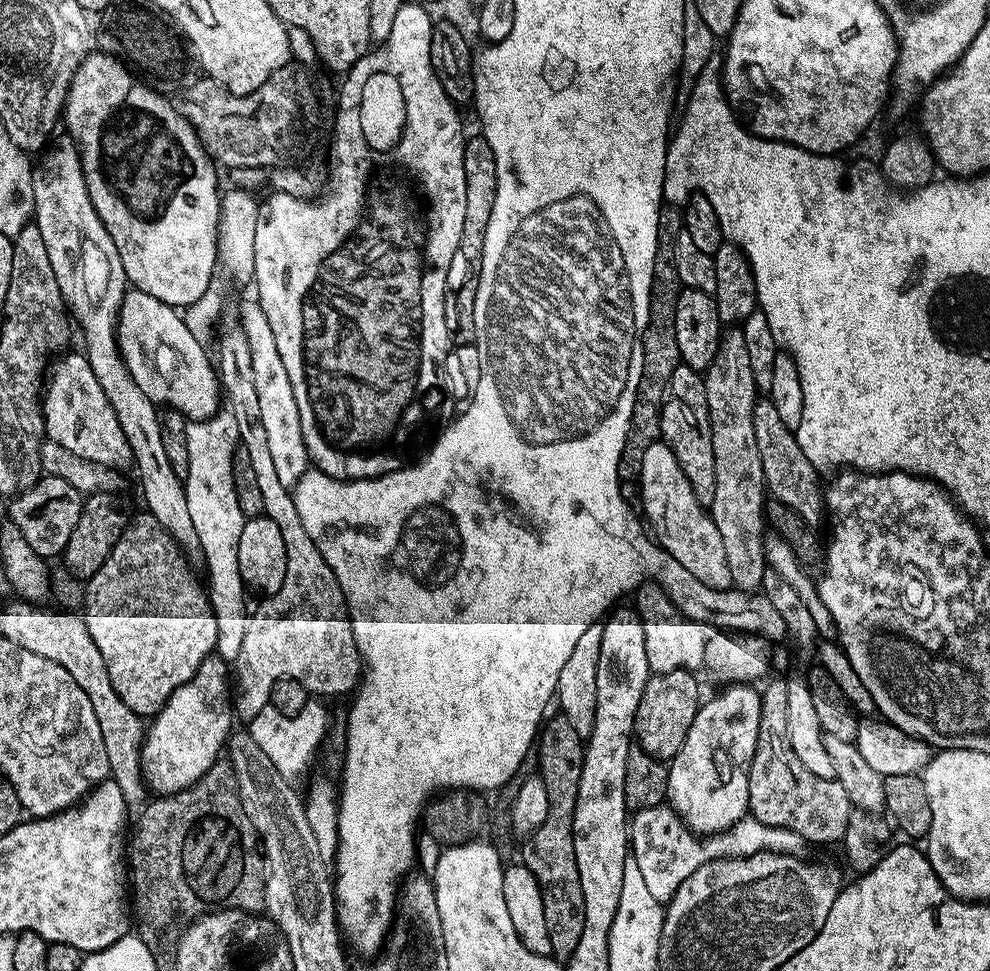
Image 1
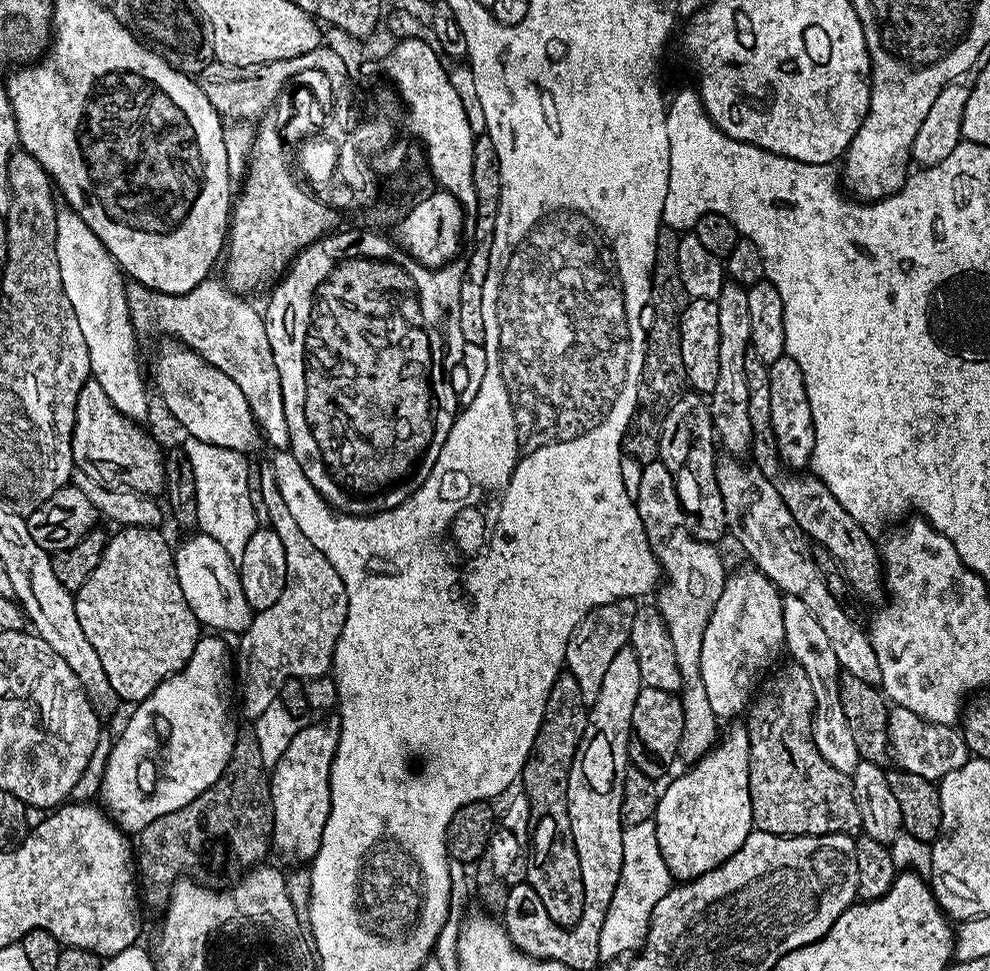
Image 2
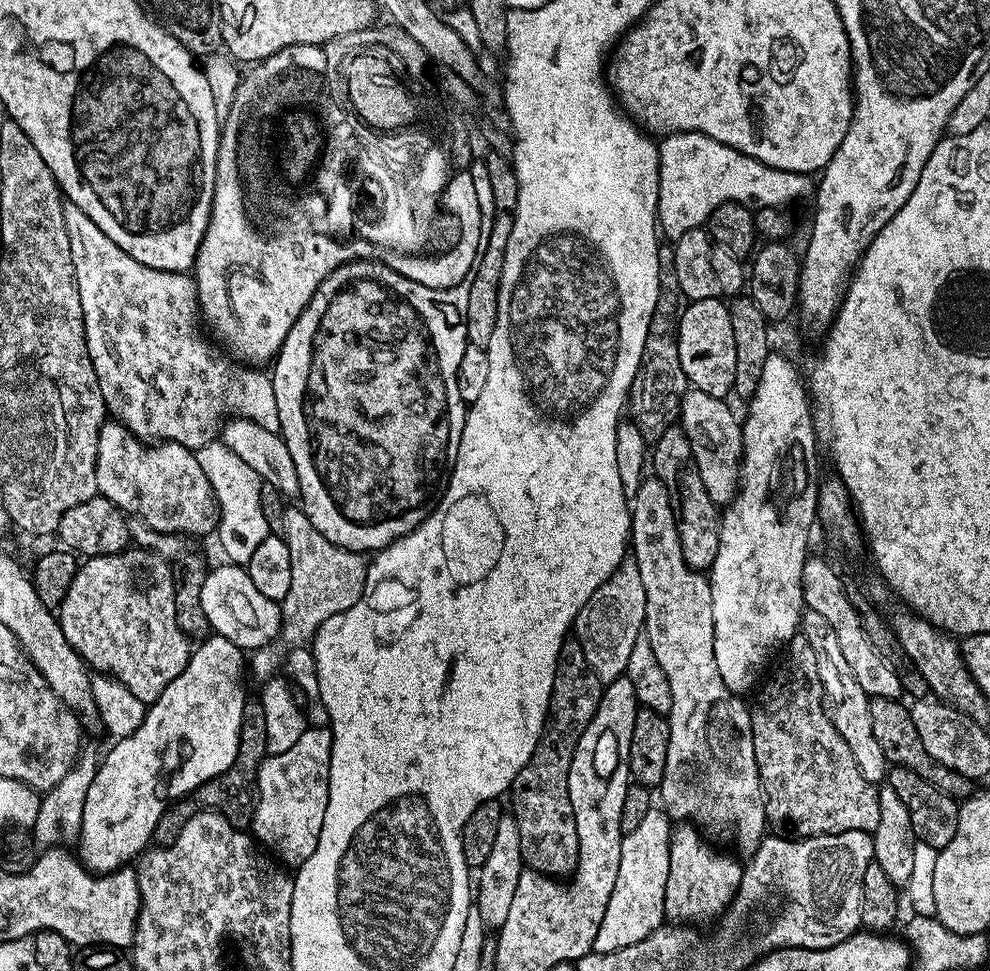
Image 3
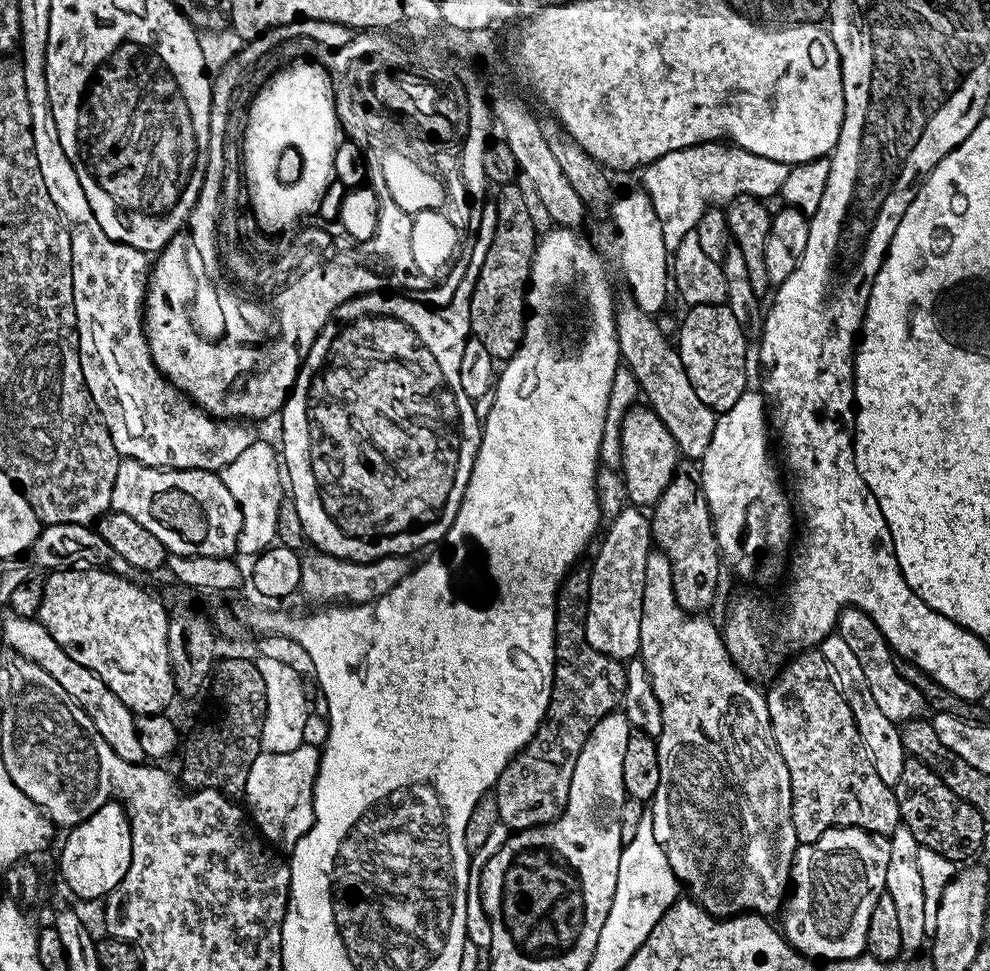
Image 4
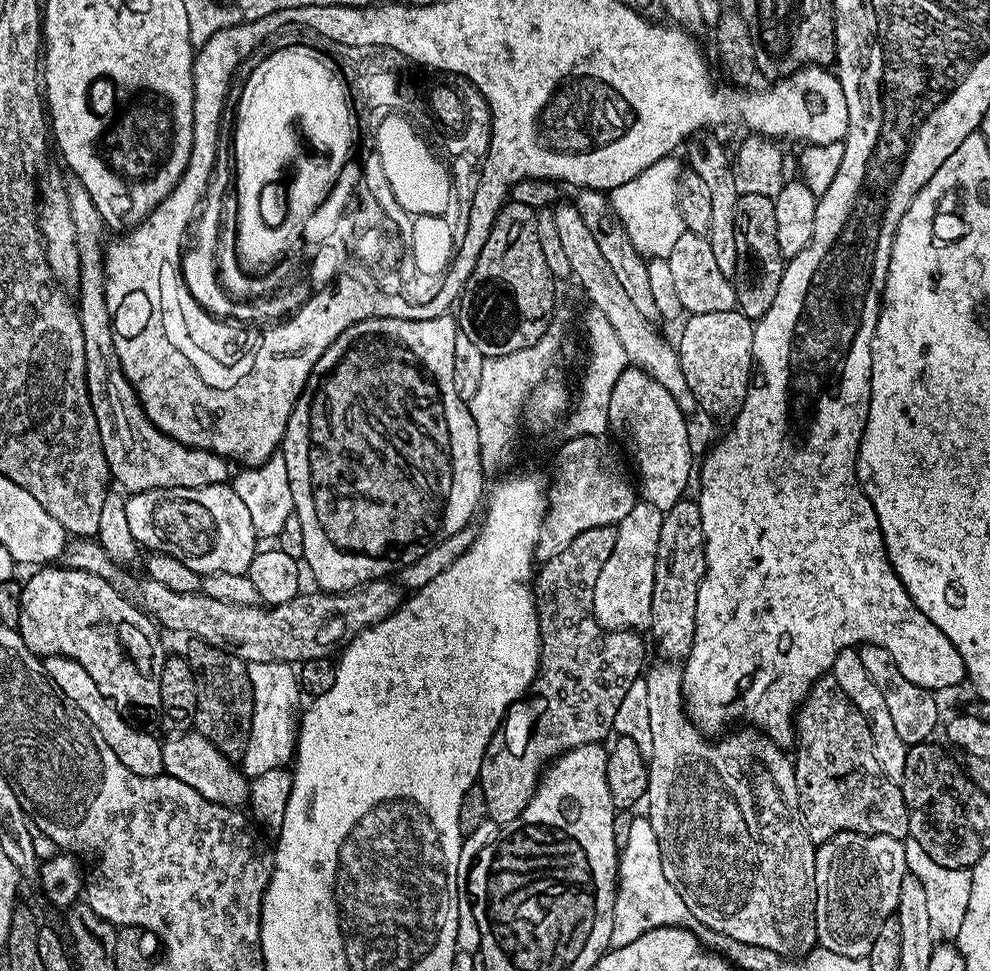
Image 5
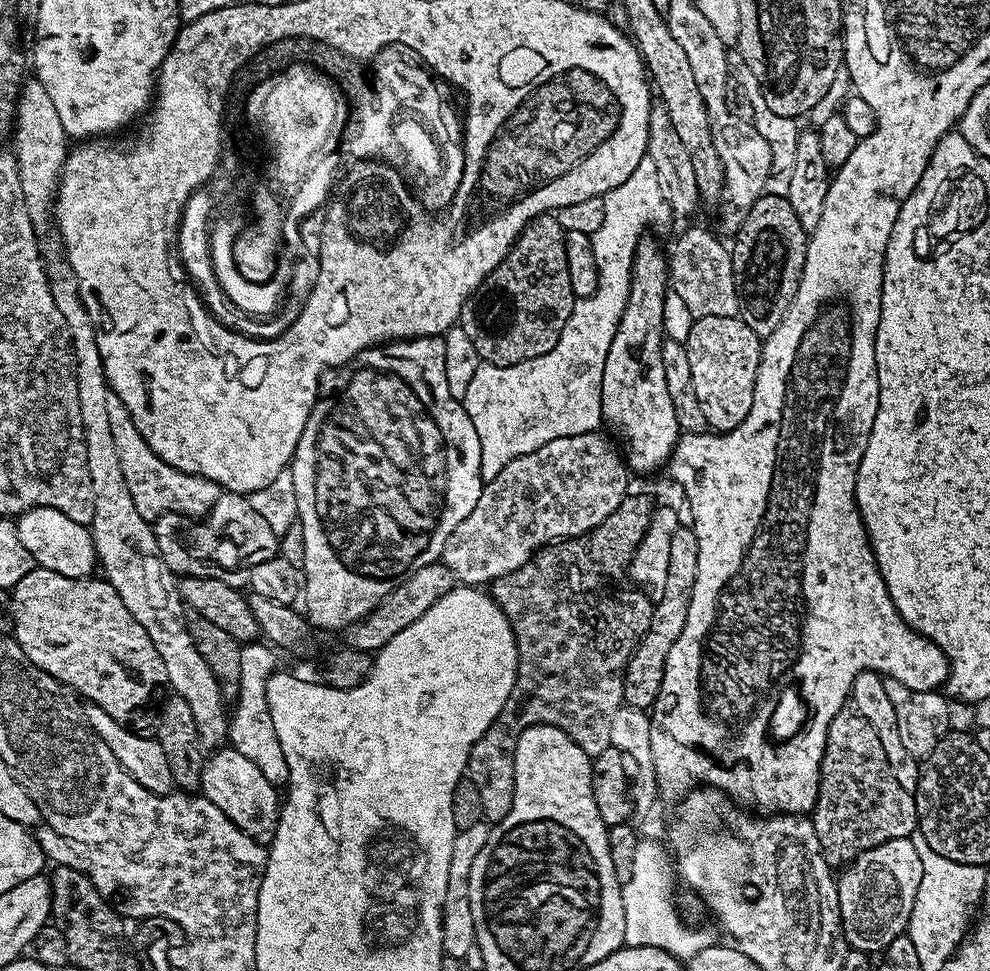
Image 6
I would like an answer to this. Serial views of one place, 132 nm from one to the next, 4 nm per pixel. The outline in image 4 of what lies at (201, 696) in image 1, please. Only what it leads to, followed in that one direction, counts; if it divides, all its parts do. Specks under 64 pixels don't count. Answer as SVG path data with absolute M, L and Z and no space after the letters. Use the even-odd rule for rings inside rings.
M120 802L103 804L90 818L67 829L64 849L60 852L60 876L64 884L80 900L103 901L112 891L121 887L132 865L132 831L128 825L125 805Z

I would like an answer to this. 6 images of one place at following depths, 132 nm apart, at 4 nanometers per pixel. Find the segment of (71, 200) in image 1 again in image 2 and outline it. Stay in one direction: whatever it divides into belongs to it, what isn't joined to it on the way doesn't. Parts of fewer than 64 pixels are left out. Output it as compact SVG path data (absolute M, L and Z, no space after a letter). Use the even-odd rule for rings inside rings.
M67 206L61 207L56 214L56 240L54 242L54 250L58 258L58 274L62 274L62 290L66 290L66 298L70 298L70 306L74 310L74 318L78 318L78 327L82 330L82 339L86 342L86 350L90 350L92 376L98 382L98 386L102 386L106 398L110 398L112 405L114 405L126 419L144 422L144 419L148 416L148 392L144 389L144 380L140 377L140 364L136 361L136 336L138 336L138 332L137 329L133 328L132 315L128 312L126 282L122 277L119 264L117 264L114 257L106 250L106 246L102 246L98 234L94 234L94 230L90 230L90 226L86 226L86 222L82 222L80 215L78 215L77 212L73 212L72 209Z

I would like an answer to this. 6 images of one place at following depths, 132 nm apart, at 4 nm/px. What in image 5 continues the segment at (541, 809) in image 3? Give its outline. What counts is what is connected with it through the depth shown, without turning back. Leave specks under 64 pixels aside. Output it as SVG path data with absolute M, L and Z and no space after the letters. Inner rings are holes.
M613 526L586 530L566 550L543 561L535 573L540 666L530 688L536 691L536 701L527 704L521 698L509 707L500 730L486 746L480 767L478 787L486 794L488 819L497 826L514 822L526 810L530 790L539 784L549 762L571 748L599 744L613 735L614 714L626 690L645 671L643 635L636 630L610 632L592 613L594 582L614 550L615 538Z

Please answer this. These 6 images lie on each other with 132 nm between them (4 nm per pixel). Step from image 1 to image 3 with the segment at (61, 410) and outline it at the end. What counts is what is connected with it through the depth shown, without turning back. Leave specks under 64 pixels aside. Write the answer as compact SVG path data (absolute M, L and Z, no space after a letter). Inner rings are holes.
M105 422L100 427L96 451L96 491L115 504L123 513L144 520L145 524L160 532L175 532L187 538L215 533L218 523L216 495L193 449L169 440L149 446L139 436L119 422Z

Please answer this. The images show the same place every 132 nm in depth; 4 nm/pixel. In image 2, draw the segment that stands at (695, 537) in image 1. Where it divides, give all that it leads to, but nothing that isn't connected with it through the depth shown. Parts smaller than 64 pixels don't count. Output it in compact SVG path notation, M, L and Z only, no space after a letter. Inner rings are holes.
M660 459L649 460L643 465L635 502L642 518L642 526L646 530L646 538L658 558L664 579L655 593L654 604L666 622L670 642L674 642L674 654L678 658L678 670L684 683L684 725L679 759L695 762L711 751L718 740L718 717L714 710L710 710L710 698L706 698L706 686L702 686L700 655L710 614L718 598L722 598L726 579L724 560L720 557L721 549L717 545L707 544L692 536L688 528L688 517L684 515L684 507L680 505L676 493L674 478Z

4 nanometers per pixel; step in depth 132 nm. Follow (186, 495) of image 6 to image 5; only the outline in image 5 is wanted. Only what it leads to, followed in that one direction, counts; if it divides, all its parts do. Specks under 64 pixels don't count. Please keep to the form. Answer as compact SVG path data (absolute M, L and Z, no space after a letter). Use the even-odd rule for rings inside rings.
M72 178L67 181L66 184L68 190L68 197L70 198L70 214L74 218L74 230L76 231L76 241L78 242L78 254L80 255L80 287L78 289L78 313L80 316L80 325L84 331L84 349L86 350L86 378L88 380L88 397L92 403L92 409L94 410L94 418L98 422L98 434L102 438L102 450L106 454L106 462L108 463L108 470L113 481L116 480L125 488L125 493L131 494L134 492L145 492L146 490L154 490L155 488L201 488L202 486L214 486L215 484L227 484L230 480L230 472L228 476L228 467L230 467L229 461L225 457L214 454L213 452L207 452L201 448L191 448L185 444L180 444L174 438L170 438L162 430L158 430L158 426L154 426L154 422L150 422L150 418L144 413L144 408L140 405L140 399L136 396L135 390L132 388L132 384L126 378L126 374L122 370L122 366L118 362L118 354L114 350L114 338L112 337L112 319L110 314L106 310L106 298L104 297L104 252L102 251L102 244L100 248L99 240L100 235L106 232L106 225L104 220L98 214L98 210L94 206L94 202L90 198L90 194L86 190L86 186L80 183L79 180Z

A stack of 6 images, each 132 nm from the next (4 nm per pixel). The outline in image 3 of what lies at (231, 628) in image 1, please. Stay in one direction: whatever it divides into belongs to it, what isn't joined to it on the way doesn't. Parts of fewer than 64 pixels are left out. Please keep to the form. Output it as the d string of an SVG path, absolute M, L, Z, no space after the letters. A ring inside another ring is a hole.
M213 442L202 446L196 457L202 468L202 474L212 487L216 495L218 509L218 523L214 533L215 539L220 539L220 548L225 552L231 563L246 566L253 557L254 550L270 534L266 514L262 514L262 498L260 489L262 481L256 469L248 465L247 460L238 458L234 450L230 450L222 442Z

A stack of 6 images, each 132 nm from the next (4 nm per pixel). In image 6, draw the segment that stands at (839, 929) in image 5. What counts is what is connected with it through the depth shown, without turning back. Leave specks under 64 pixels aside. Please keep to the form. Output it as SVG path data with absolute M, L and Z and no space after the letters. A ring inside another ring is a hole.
M911 838L882 842L870 850L859 852L855 860L841 872L844 873L839 873L836 889L838 890L840 931L844 933L845 945L858 952L883 953L884 948L890 946L890 942L894 942L894 938L905 935L908 919L914 910L914 898L922 882L922 858L918 858L918 850L914 850L914 842Z

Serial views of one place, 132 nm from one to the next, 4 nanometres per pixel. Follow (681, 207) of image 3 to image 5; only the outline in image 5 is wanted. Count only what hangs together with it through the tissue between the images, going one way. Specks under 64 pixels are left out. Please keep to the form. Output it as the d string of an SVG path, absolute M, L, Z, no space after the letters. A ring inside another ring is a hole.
M675 155L664 156L654 166L646 166L642 174L622 182L622 186L612 189L611 206L629 234L631 242L645 258L667 260L674 242L682 238L685 226L682 222L682 210L678 206L678 182L681 169L676 168Z

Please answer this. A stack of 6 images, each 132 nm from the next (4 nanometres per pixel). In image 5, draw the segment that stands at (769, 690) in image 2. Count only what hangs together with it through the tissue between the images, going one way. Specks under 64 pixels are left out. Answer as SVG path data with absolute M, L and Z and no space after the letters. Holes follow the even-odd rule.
M831 674L820 677L816 685L808 691L808 698L800 705L794 720L794 767L796 785L800 795L800 809L806 822L806 830L812 843L825 844L839 832L860 832L863 836L889 836L895 840L904 840L908 836L908 807L904 801L904 791L899 784L890 782L874 758L872 735L866 718L846 698L842 686Z

